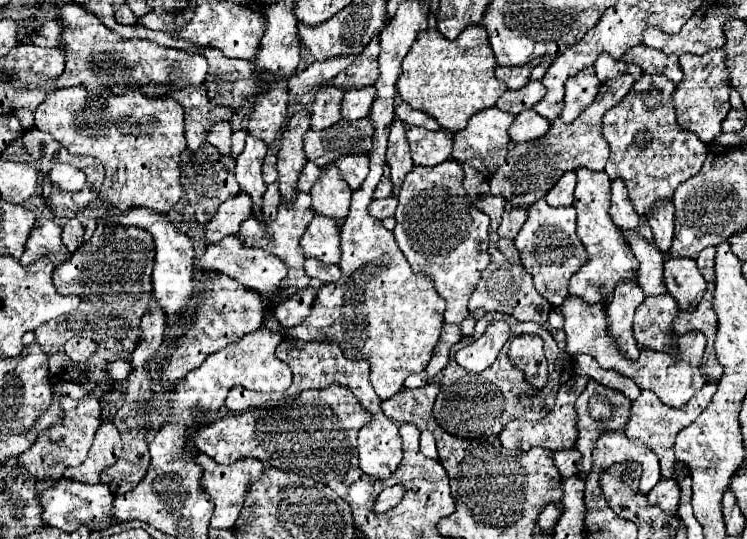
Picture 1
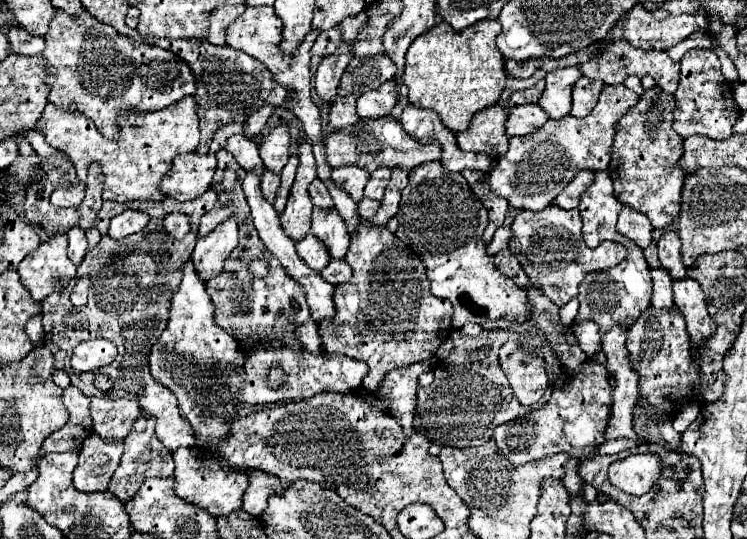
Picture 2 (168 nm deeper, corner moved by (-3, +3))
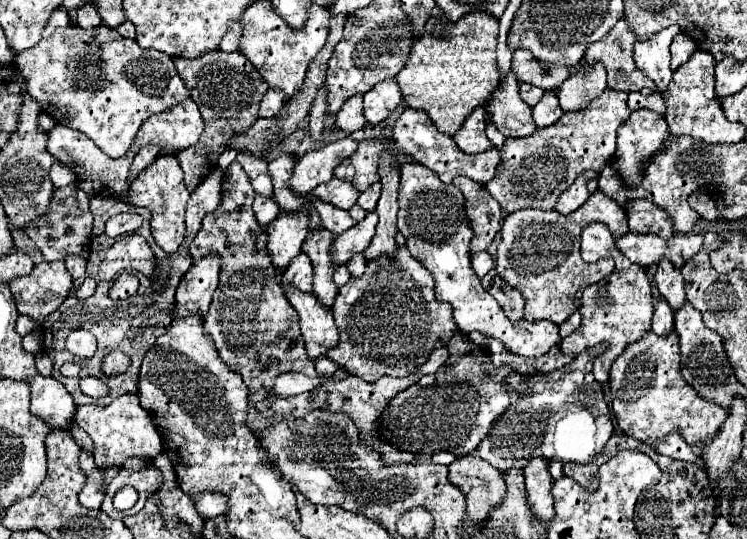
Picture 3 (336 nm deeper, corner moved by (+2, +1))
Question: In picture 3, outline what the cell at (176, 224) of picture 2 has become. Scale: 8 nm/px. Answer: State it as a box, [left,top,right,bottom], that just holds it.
[129,155,189,253]

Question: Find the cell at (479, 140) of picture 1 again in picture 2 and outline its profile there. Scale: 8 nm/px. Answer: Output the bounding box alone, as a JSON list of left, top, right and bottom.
[456,105,508,159]

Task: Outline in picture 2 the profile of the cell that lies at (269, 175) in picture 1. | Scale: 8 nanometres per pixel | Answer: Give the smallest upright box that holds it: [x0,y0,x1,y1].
[260,171,280,203]

